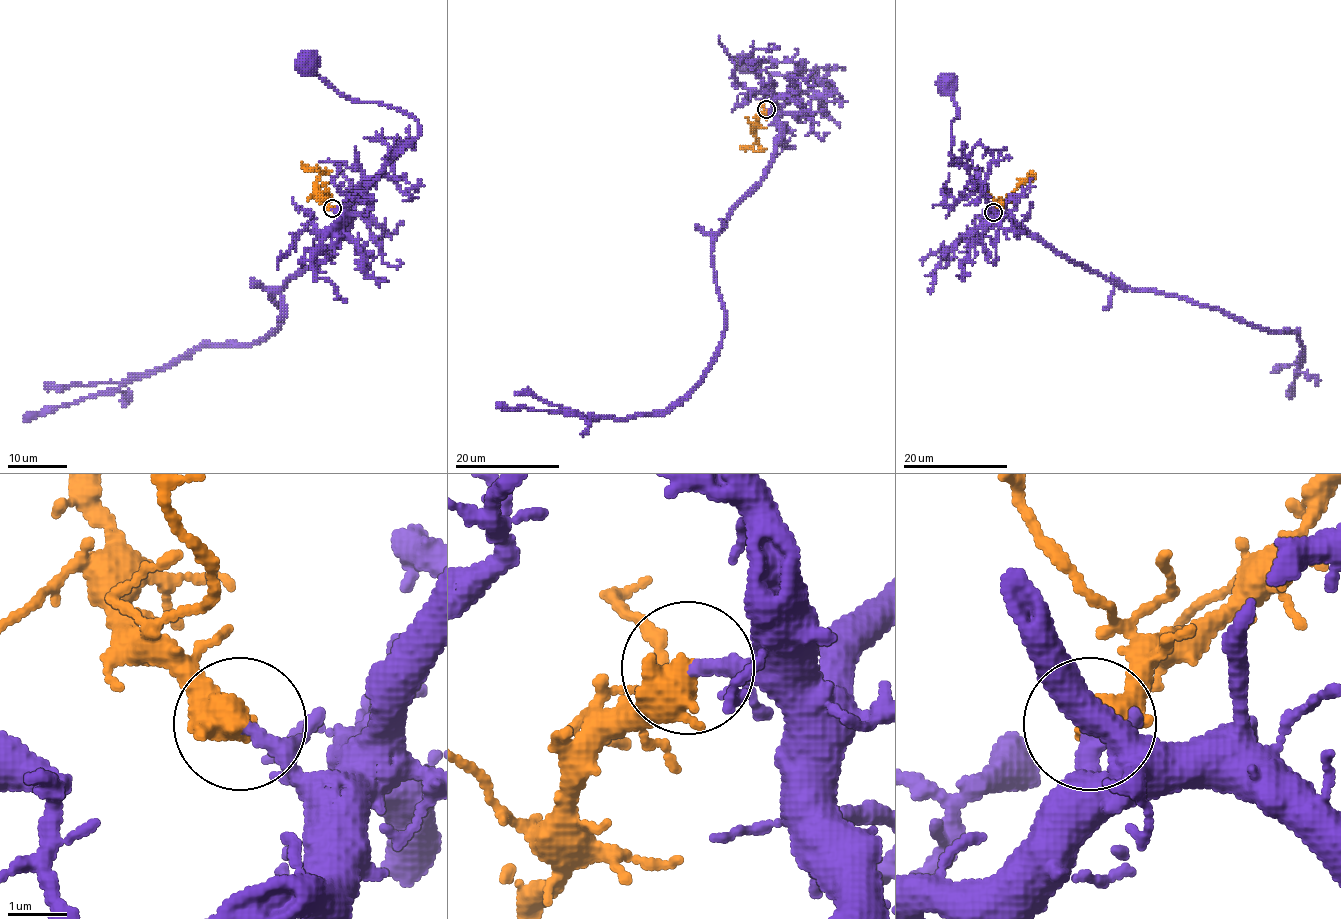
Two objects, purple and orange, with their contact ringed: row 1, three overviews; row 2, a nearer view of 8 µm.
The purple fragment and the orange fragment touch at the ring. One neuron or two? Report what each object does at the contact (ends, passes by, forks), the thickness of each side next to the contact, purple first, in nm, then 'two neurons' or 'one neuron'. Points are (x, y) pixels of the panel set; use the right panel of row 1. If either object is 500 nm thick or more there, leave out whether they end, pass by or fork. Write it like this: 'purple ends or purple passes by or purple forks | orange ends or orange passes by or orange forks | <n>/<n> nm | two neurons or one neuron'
190/600 nm | one neuron

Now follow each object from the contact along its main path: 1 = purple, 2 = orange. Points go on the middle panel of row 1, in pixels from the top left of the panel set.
1: (767, 110), (777, 111), (830, 71), (843, 68), (773, 74), (758, 69), (747, 56), (743, 60)
2: (767, 110), (756, 120), (754, 129), (756, 141), (748, 148), (739, 146)

